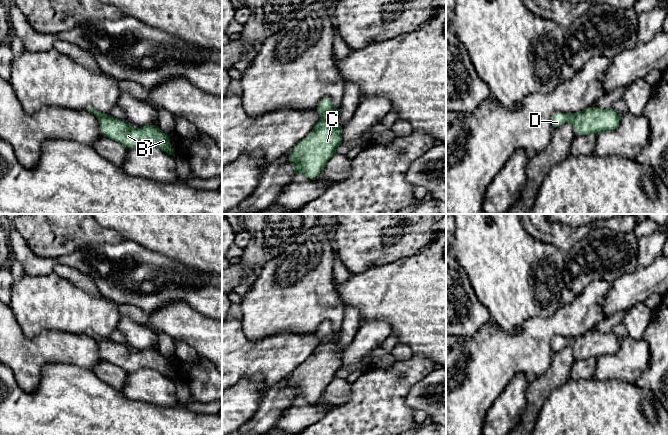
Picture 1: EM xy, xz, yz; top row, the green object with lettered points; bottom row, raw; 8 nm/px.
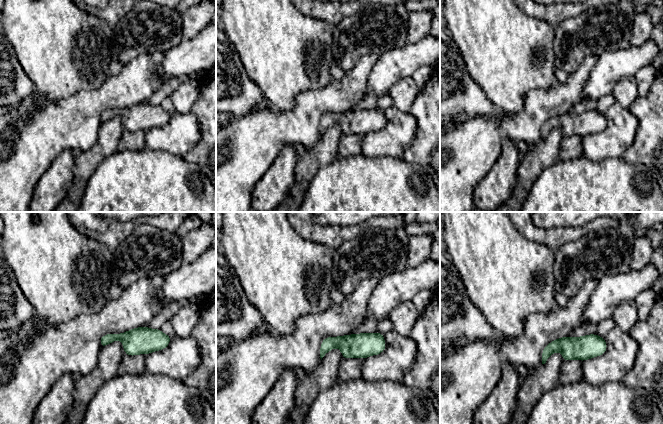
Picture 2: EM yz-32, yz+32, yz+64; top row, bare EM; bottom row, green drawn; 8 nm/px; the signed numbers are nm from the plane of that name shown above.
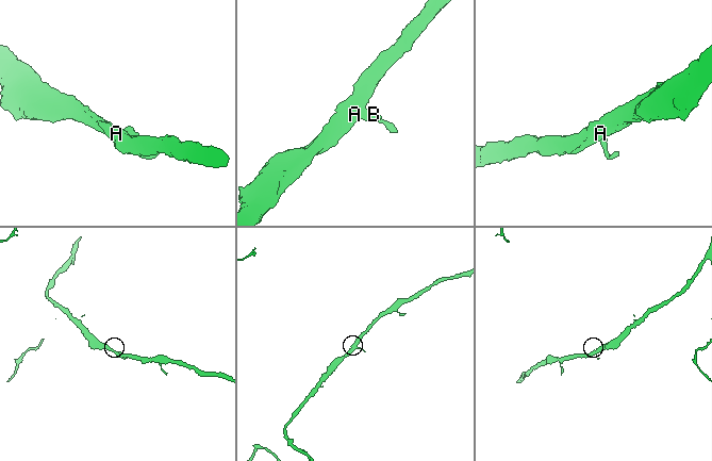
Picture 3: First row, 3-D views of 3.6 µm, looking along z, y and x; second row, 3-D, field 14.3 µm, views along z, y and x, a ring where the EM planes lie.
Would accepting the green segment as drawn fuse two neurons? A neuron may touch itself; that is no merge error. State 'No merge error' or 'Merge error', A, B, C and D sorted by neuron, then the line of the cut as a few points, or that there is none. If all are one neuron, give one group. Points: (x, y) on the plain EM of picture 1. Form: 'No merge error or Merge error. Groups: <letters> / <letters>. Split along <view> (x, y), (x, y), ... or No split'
No merge error. Groups: A B C D. No split

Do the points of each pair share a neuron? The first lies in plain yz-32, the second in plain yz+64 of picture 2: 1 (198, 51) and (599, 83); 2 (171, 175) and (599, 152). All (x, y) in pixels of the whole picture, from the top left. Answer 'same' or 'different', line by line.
1: same
2: different

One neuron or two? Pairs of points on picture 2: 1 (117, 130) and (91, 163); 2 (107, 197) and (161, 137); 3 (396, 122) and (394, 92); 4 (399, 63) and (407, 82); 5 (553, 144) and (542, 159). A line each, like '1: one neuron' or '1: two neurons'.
1: one neuron
2: two neurons
3: two neurons
4: two neurons
5: one neuron

